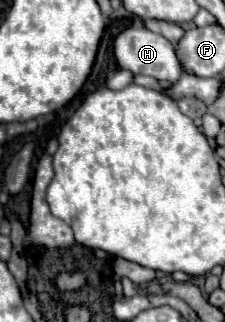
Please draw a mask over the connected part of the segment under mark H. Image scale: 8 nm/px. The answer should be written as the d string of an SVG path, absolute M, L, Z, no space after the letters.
M128 27L126 31L122 31L114 41L114 55L122 69L128 69L136 75L150 75L166 85L176 83L184 75L184 67L180 67L180 59L176 57L174 45L166 37L152 33L146 27Z

